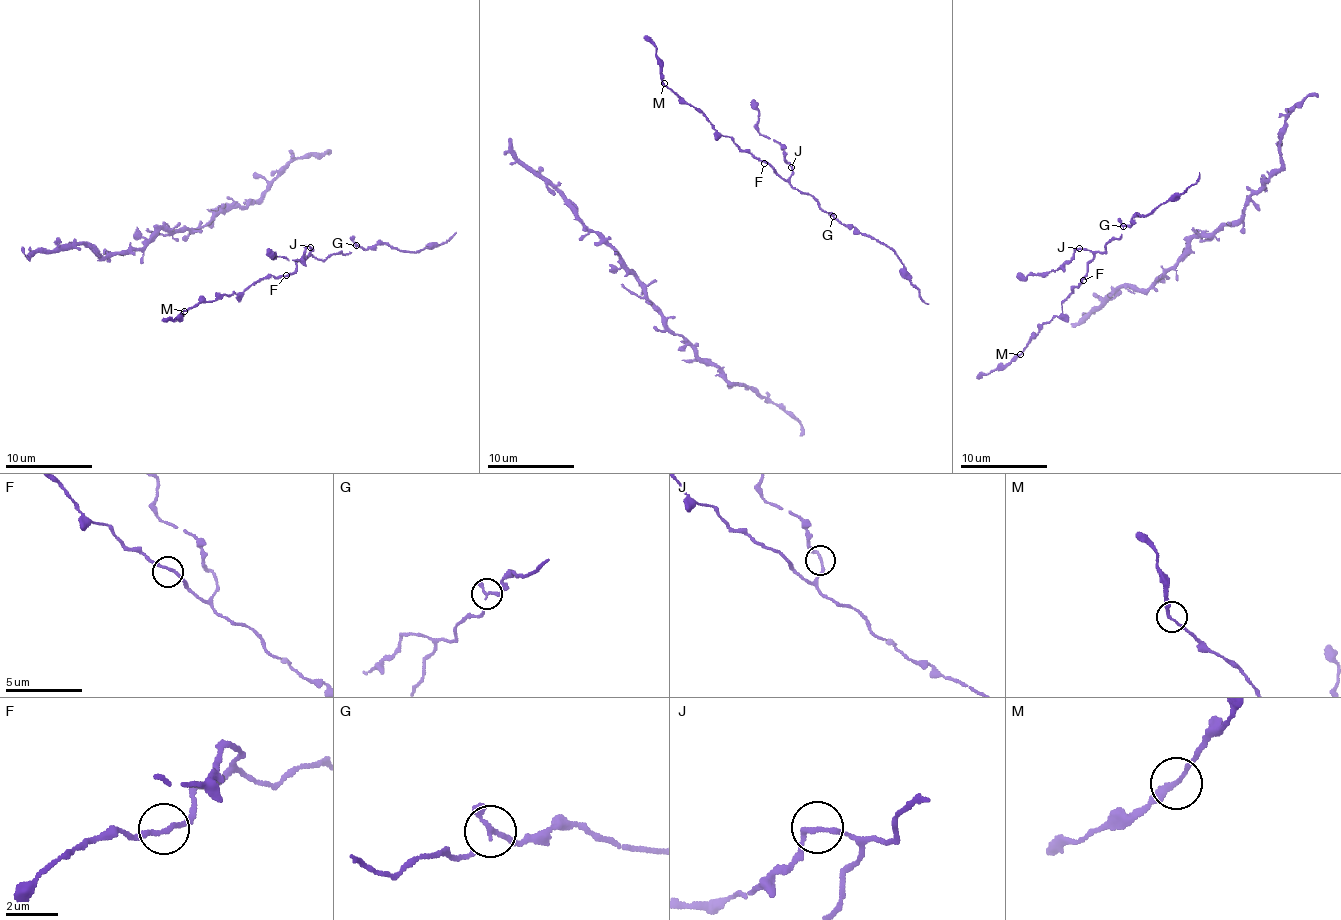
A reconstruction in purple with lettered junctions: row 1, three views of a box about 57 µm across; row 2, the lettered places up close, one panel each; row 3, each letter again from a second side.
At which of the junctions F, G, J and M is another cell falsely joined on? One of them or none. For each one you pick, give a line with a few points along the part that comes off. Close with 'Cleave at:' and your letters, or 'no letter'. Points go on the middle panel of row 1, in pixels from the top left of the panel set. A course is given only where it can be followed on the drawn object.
Cleave at: no letter

